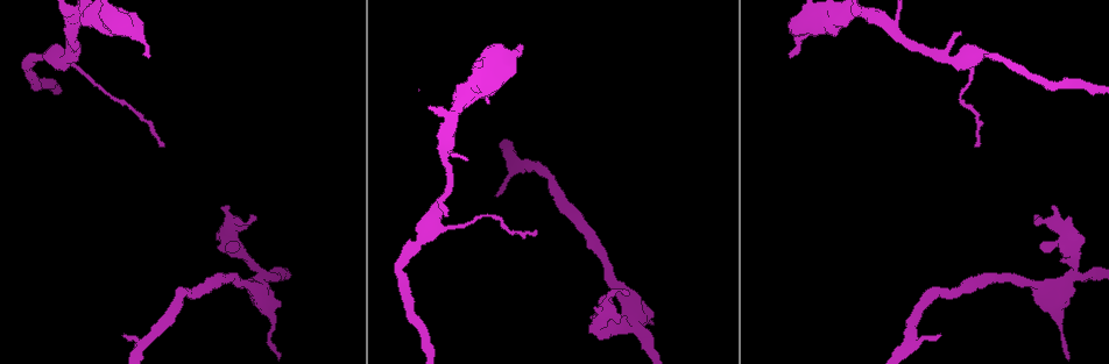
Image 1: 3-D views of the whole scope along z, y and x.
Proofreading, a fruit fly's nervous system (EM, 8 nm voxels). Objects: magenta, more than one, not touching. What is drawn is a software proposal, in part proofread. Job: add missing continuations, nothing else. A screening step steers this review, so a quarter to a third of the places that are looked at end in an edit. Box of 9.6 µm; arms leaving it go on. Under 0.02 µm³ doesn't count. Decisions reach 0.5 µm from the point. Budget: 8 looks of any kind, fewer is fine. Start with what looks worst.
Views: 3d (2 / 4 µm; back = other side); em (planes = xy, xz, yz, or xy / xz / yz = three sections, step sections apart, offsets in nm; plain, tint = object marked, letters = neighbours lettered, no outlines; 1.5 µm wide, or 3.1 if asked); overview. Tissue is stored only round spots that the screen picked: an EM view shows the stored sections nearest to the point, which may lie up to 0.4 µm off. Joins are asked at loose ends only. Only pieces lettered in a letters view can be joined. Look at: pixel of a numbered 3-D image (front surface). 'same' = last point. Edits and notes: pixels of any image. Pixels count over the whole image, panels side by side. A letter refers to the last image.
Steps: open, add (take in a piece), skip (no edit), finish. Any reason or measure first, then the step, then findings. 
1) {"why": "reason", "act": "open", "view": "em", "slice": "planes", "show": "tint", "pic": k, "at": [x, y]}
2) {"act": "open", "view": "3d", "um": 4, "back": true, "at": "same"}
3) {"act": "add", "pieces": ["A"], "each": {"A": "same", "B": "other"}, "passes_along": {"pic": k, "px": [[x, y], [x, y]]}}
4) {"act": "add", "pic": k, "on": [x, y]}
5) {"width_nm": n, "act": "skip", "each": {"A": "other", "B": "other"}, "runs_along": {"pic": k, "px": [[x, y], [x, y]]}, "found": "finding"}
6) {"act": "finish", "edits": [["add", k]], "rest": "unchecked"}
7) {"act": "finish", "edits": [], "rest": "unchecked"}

{"why": "free end", "act": "open", "view": "em", "slice": "planes", "show": "letters", "pic": 1, "at": [446, 213]}

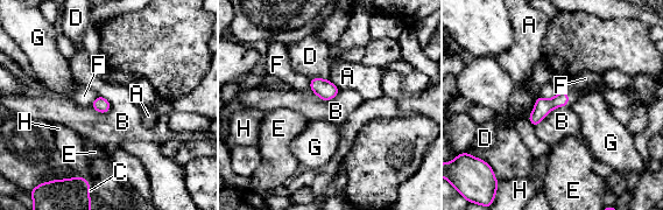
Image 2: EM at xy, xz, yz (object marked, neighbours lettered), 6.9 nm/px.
{"act": "skip", "each": {"A": "other", "B": "other", "C": "other", "D": "other", "E": "other", "F": "other", "G": "other", "H": "other"}, "border": {"pic": 2, "px": [[111, 104], [105, 112], [90, 106]]}, "found": "no lettered piece goes on from it"}

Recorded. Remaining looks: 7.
{"why": "free end", "act": "open", "view": "3d", "um": 2, "pic": 1, "at": [148, 55]}

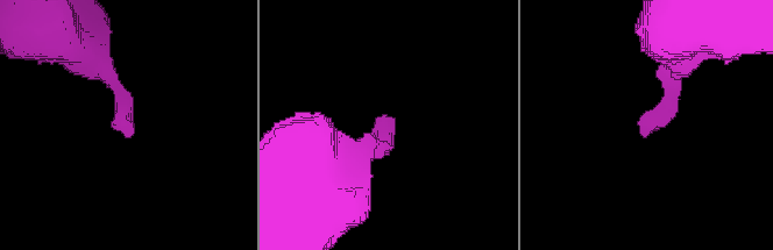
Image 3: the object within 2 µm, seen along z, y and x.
{"why": "now the EM", "act": "open", "view": "em", "slice": "xy", "step": 8, "show": "letters", "pic": 3, "at": [640, 127]}

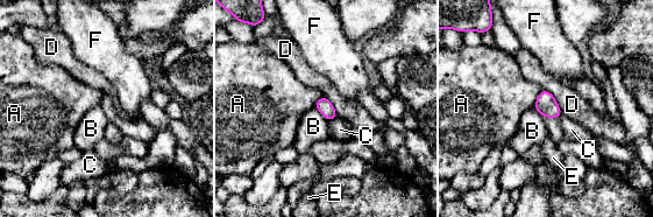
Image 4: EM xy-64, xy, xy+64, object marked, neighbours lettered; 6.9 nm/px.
{"act": "open", "view": "em", "slice": "planes", "show": "letters", "at": "same"}

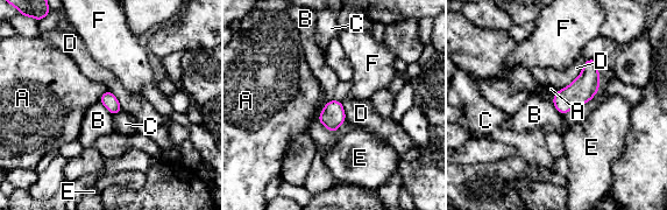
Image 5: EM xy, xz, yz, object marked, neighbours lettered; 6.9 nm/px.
{"longest_contact_nm": ["D", 300], "act": "skip", "each": {"A": "other", "B": "other", "C": "other", "D": "other", "E": "other", "F": "other"}, "found": "no lettered piece goes on from it"}

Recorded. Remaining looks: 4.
{"why": "branch stops here", "act": "open", "view": "em", "slice": "planes", "show": "letters", "pic": 1, "at": [162, 146]}

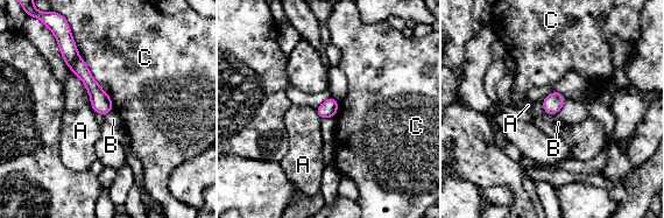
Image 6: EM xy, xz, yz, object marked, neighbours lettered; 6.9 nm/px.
{"width_nm": 120, "act": "skip", "each": {"A": "other", "B": "other", "C": "other"}, "border": {"pic": 6, "px": [[113, 107], [104, 115]]}, "found": "no lettered piece goes on from it"}

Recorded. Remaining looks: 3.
{"act": "finish", "edits": [], "rest": "unchecked"}

